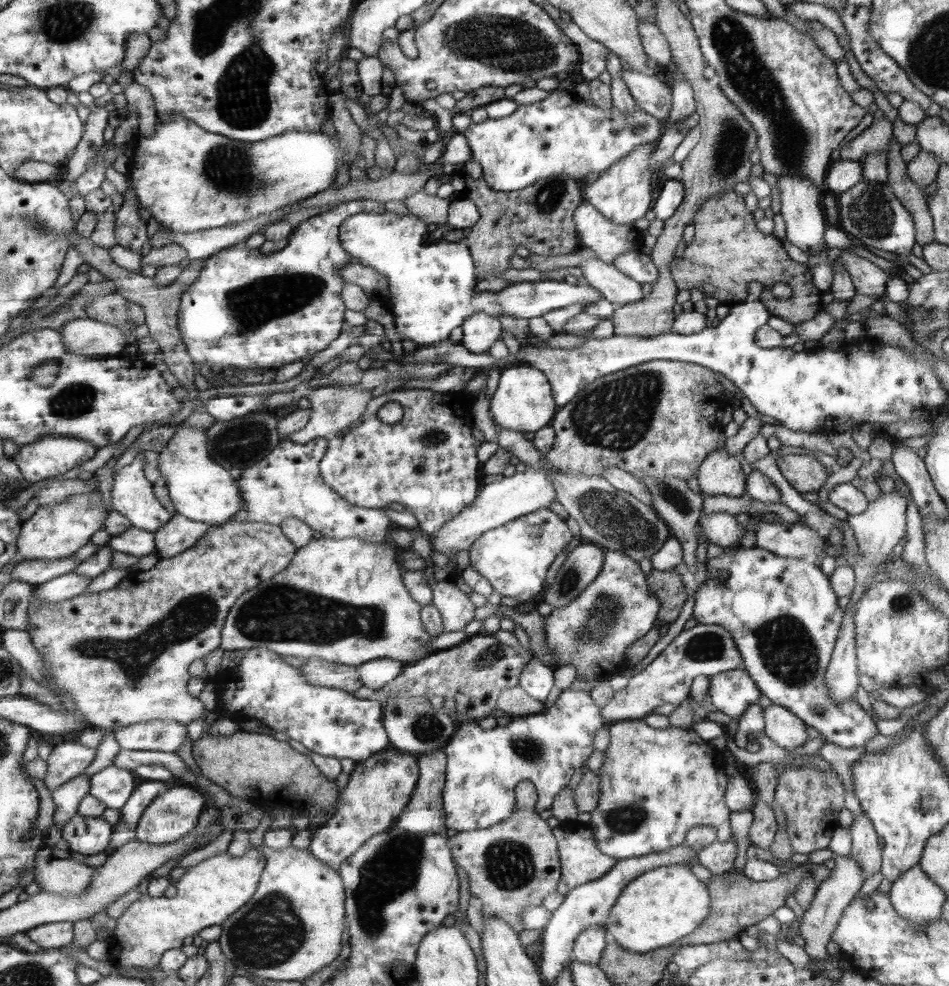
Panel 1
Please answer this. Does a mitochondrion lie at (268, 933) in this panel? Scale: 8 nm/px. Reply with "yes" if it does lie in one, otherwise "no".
yes

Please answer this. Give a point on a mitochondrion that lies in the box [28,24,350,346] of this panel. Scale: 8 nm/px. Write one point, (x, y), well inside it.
(242, 99)

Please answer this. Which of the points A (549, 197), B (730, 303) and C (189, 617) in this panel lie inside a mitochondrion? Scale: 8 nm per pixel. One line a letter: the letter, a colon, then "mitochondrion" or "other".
A: mitochondrion
B: other
C: mitochondrion

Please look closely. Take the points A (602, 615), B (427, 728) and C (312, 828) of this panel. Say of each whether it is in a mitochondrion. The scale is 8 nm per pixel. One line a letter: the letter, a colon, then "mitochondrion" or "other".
A: mitochondrion
B: mitochondrion
C: other

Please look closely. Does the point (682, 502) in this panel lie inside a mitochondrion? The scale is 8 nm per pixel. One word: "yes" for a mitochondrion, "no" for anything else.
yes

